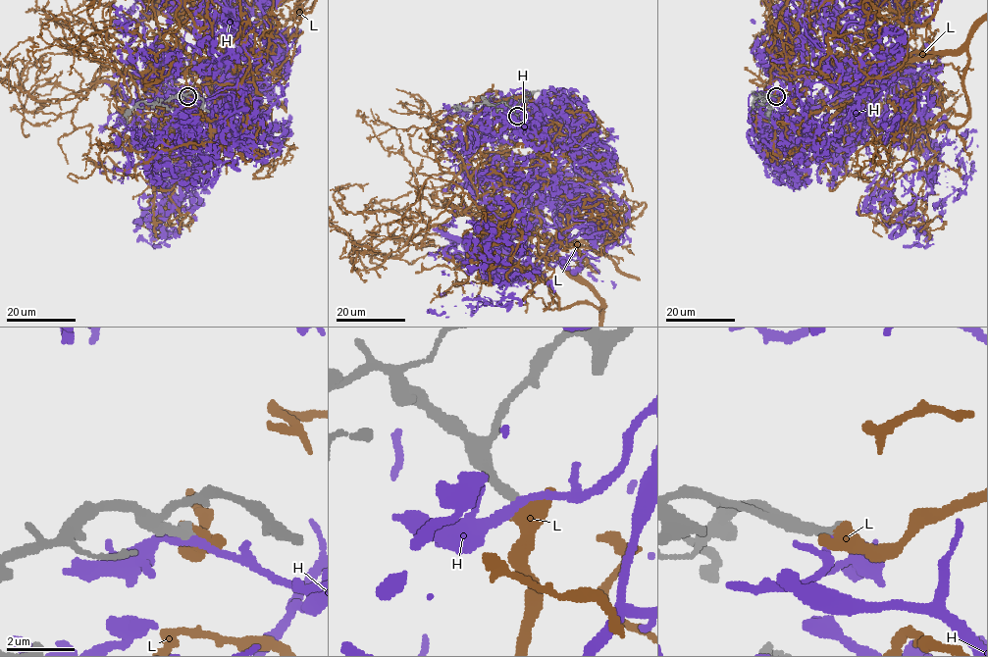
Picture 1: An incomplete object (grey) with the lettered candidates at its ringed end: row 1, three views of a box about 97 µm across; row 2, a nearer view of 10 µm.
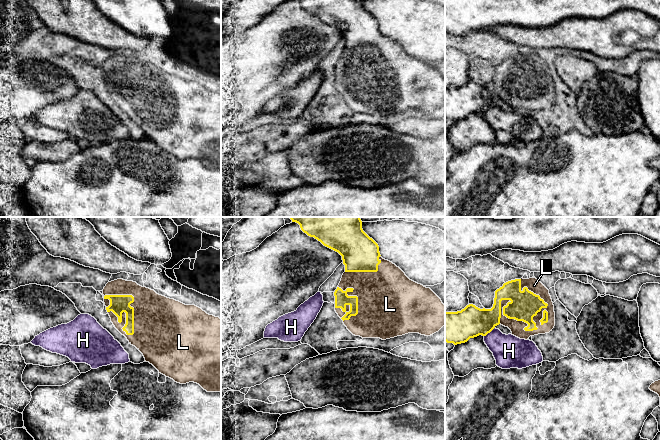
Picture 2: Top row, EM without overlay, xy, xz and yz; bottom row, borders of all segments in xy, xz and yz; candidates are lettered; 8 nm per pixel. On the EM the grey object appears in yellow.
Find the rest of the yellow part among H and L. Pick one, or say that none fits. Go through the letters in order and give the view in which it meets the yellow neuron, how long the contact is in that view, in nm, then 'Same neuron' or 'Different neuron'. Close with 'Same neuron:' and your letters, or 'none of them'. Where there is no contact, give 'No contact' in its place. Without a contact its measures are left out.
H: Touches yellow in yz. Shared border 120 nm. Different neuron
L: Touches yellow in yz. Shared border 440 nm. Same neuron
Same neuron: L

